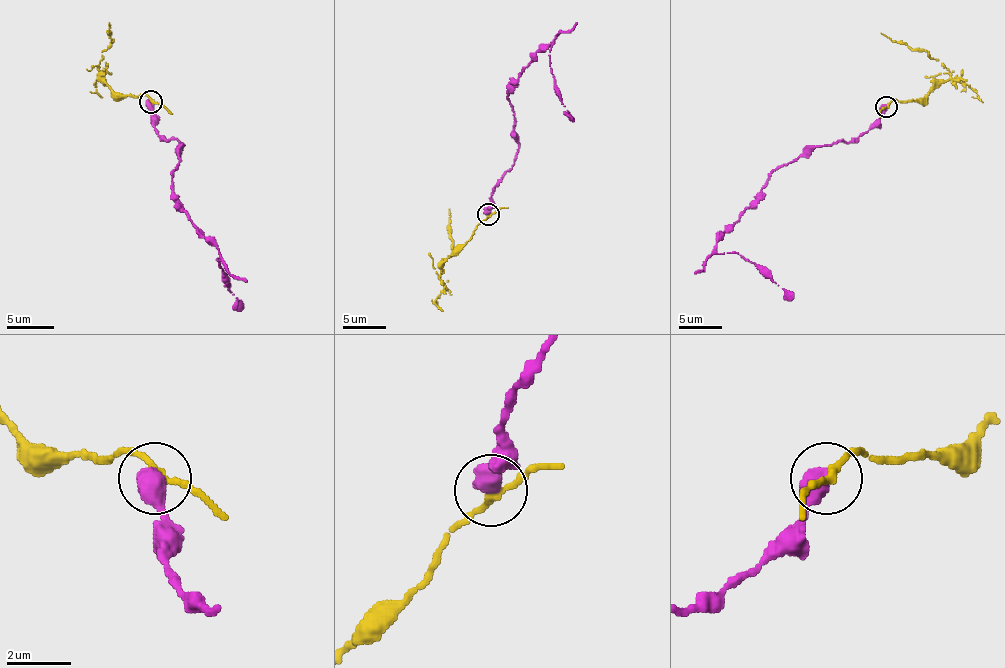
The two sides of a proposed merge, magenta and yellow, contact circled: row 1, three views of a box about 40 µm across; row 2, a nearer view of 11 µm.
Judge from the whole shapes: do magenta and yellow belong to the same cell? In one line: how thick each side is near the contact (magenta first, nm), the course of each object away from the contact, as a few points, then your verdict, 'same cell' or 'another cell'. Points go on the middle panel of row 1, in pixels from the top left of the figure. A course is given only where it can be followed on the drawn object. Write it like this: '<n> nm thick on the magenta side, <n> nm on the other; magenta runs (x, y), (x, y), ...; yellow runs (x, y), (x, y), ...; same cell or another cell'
550 nm thick on the magenta side, 240 nm on the other; magenta runs (488, 215), (491, 195), (512, 167), (519, 148), (508, 87), (549, 44), (553, 89), (573, 119); yellow runs (488, 215), (445, 260), (439, 277), (452, 254), (449, 208); another cell

